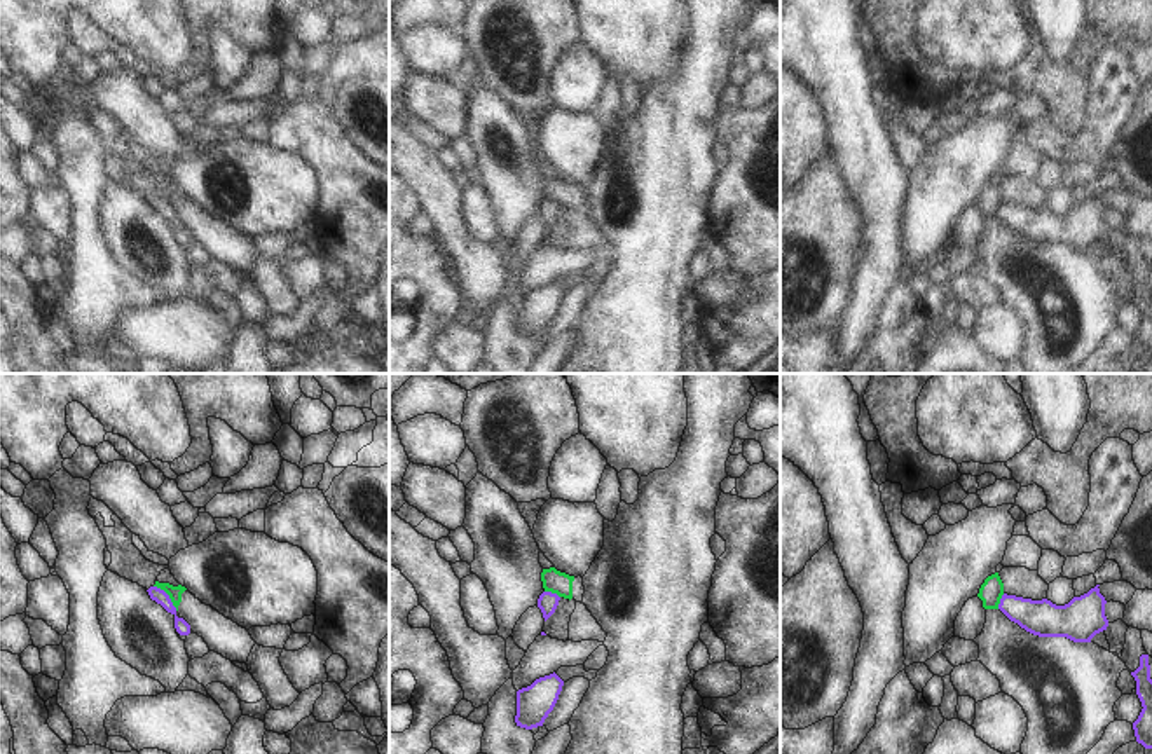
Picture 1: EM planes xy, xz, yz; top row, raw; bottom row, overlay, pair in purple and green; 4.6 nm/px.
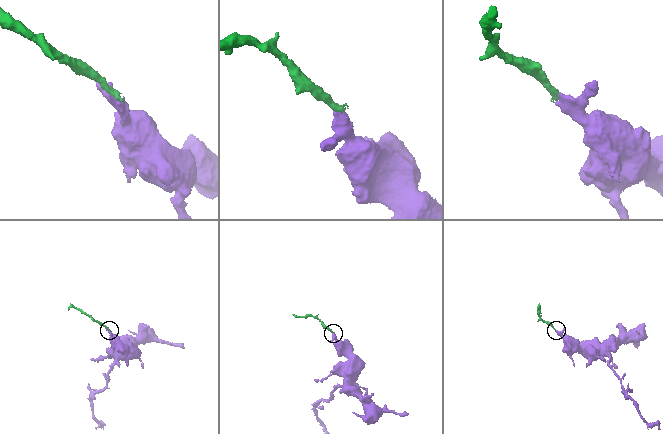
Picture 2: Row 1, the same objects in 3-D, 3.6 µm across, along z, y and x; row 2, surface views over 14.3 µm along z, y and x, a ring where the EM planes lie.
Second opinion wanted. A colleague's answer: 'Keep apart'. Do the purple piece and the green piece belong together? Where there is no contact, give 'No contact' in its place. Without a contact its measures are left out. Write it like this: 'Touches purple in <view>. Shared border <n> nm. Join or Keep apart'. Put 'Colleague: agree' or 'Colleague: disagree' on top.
Colleague: agree
Touches purple in xy. Shared border 160 nm. Keep apart

